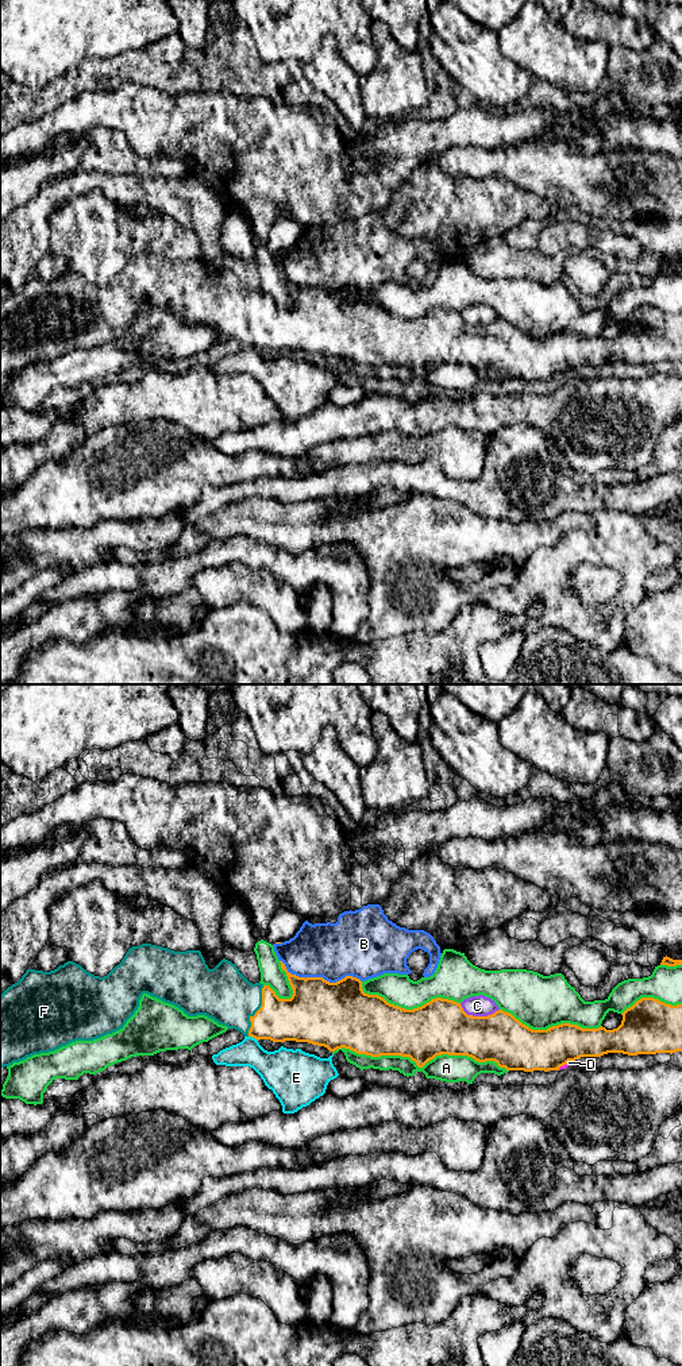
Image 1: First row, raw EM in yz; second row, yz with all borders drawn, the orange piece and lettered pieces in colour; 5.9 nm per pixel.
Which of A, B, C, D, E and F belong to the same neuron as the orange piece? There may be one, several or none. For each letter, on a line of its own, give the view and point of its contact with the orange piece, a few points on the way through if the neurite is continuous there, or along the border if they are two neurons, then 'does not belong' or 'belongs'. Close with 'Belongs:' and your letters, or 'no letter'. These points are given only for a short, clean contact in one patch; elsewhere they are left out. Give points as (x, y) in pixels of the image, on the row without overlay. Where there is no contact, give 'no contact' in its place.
A: contact yz (420, 375); does not belong
B: contact yz (319, 286); does not belong
C: contact yz (478, 325); does not belong
D: contact yz (565, 373); does not belong
E: contact yz (254, 346); does not belong
F: contact yz (257, 320); way yz (297, 327), (269, 327), (257, 320), (238, 313), (223, 303); belongs
Belongs: F

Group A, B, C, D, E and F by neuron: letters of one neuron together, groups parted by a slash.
A / B C / D / E / F

